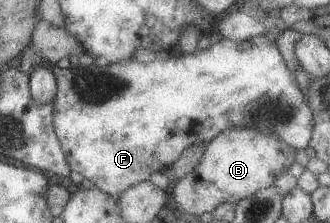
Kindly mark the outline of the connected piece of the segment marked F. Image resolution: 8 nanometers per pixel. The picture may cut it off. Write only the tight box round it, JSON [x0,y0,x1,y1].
[43,35,313,197]

